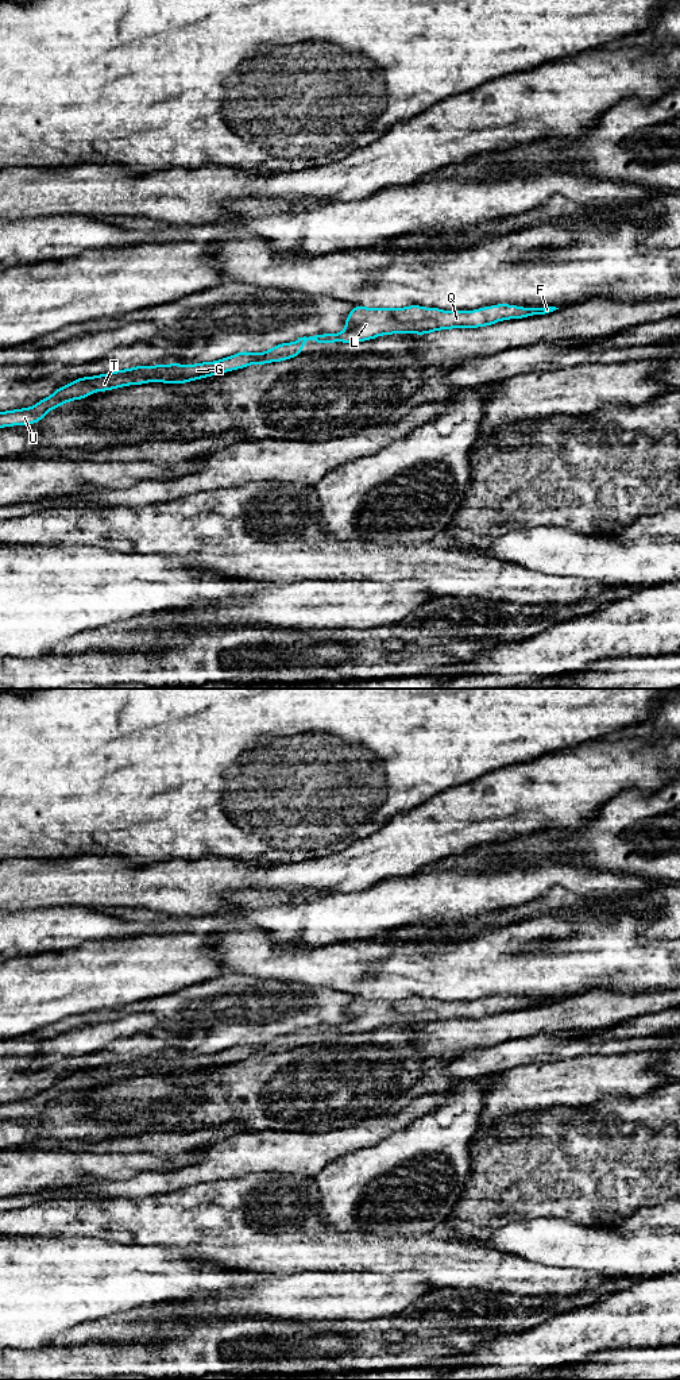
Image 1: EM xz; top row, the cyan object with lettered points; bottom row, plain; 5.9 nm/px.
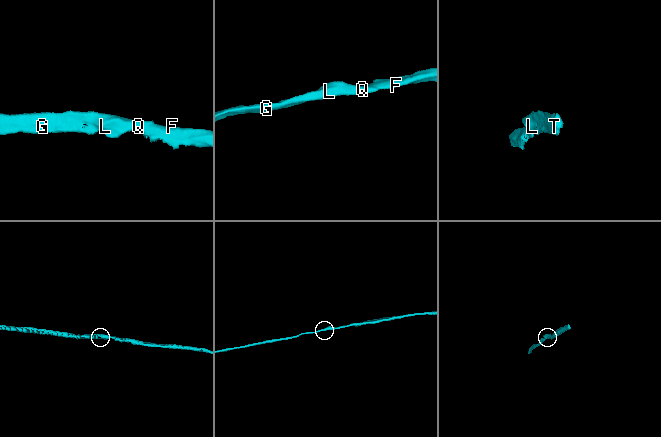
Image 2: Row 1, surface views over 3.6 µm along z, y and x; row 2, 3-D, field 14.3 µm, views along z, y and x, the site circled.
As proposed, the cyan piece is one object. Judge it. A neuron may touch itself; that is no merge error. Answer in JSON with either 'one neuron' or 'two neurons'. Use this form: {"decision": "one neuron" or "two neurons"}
{"decision": "one neuron"}

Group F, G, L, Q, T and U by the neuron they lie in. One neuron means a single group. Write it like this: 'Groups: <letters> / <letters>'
Groups: F G L Q T U

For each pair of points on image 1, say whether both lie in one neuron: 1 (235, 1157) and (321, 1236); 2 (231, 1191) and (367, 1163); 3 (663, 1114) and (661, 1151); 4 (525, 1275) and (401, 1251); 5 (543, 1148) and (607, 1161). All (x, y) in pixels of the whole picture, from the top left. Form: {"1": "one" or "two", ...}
{"1": "two", "2": "two", "3": "two", "4": "one", "5": "one"}

